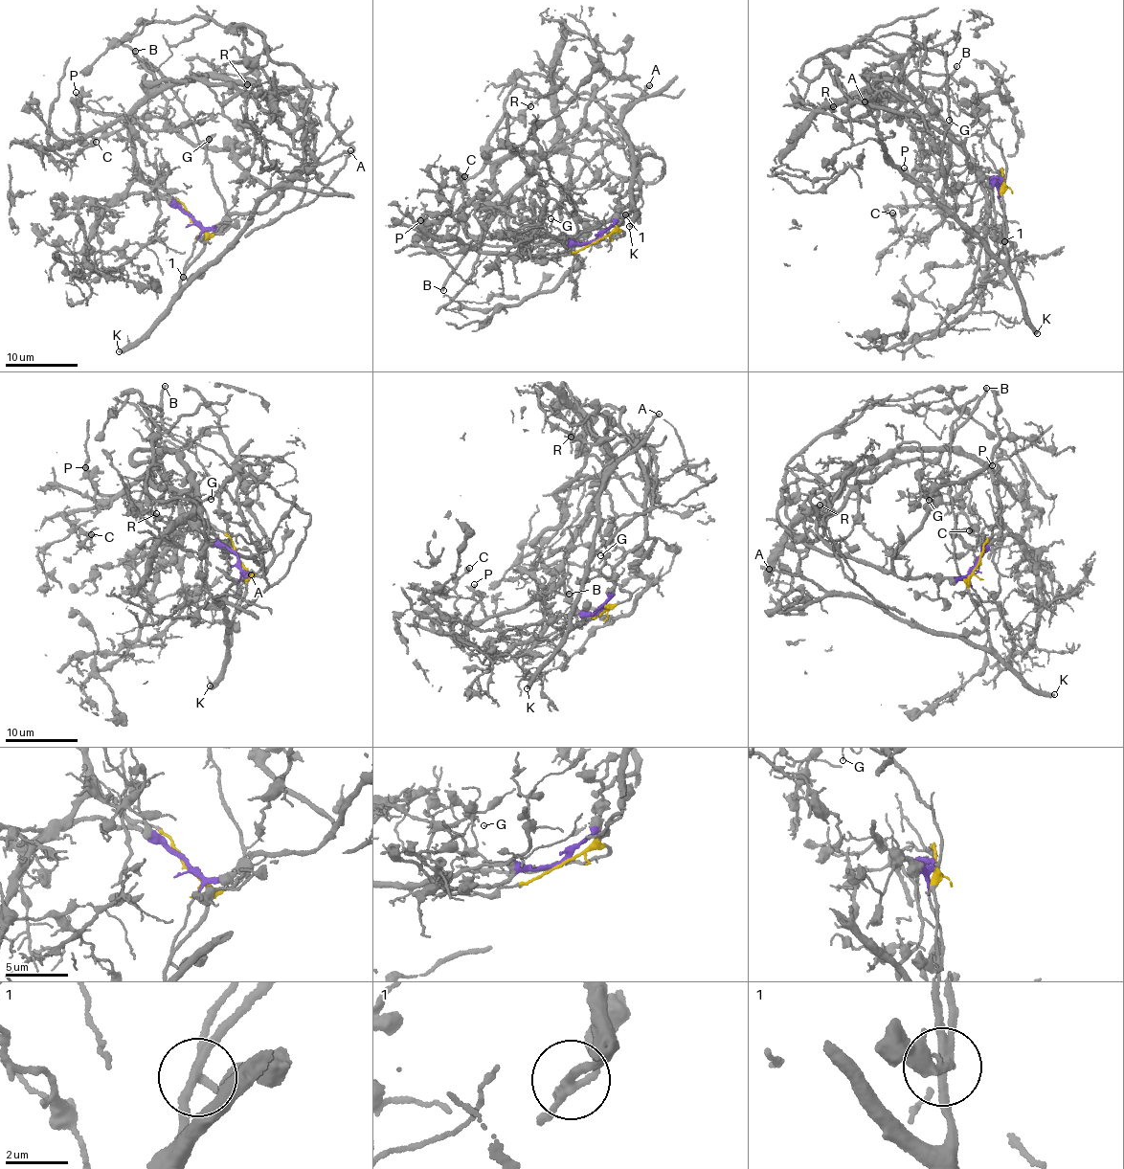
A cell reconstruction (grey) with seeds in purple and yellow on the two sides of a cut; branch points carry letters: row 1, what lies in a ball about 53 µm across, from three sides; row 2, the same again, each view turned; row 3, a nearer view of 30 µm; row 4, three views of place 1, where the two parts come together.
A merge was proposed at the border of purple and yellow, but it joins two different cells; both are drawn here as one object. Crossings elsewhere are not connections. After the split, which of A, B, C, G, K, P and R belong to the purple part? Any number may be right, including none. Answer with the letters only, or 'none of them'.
B, C, P, R

